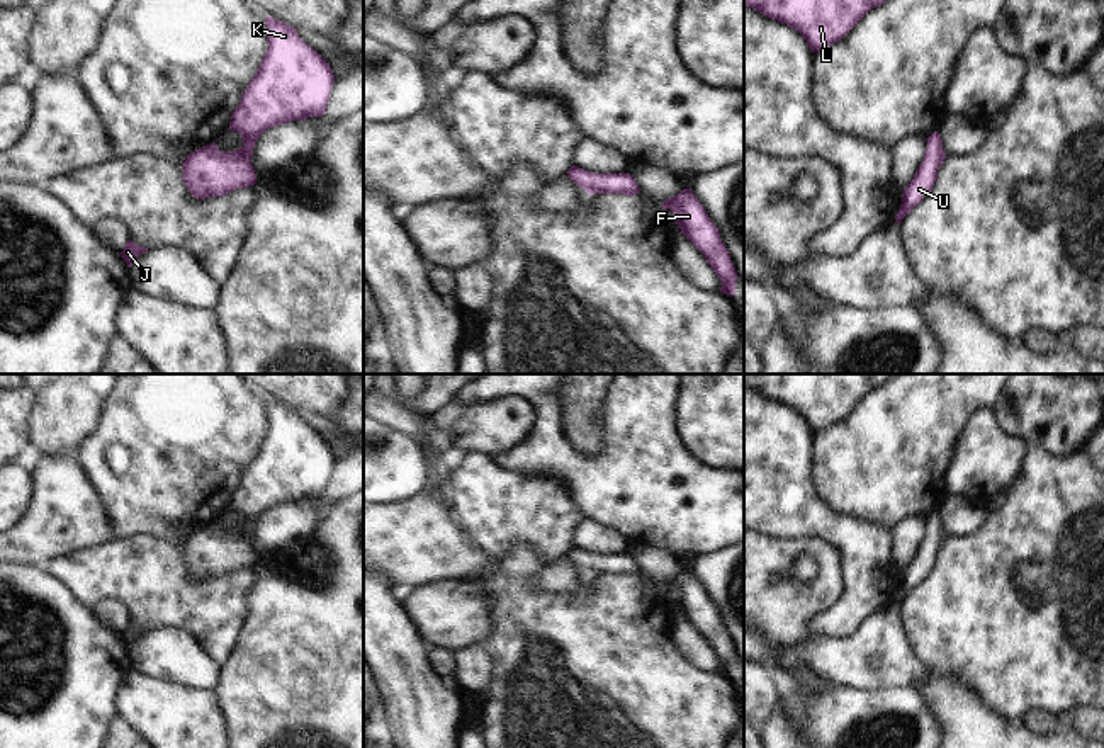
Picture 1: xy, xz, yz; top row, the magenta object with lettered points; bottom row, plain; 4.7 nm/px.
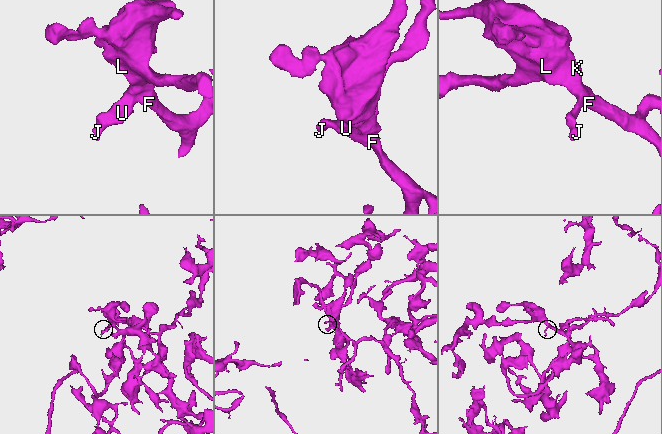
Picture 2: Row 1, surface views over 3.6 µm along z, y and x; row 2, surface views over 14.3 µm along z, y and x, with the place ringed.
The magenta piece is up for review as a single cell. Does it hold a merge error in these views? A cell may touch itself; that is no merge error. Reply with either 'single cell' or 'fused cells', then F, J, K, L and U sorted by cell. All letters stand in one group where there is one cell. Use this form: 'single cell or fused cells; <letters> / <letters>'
single cell; F J K L U

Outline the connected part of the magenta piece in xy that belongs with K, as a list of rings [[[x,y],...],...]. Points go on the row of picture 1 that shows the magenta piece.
[[[272,17],[263,19],[268,48],[228,129],[236,131],[243,144],[221,153],[212,141],[187,155],[182,178],[195,199],[255,185],[251,155],[256,139],[268,128],[326,114],[336,80],[331,66],[299,37],[297,29]]]

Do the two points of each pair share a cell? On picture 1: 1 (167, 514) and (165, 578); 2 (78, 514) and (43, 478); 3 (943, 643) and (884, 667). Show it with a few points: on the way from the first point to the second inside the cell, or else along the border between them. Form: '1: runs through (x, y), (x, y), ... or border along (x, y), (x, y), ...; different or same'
1: border along (128, 536), (150, 534), (180, 546); different
2: runs through (70, 505), (51, 487); same
3: border along (901, 616), (912, 651), (931, 668); different

